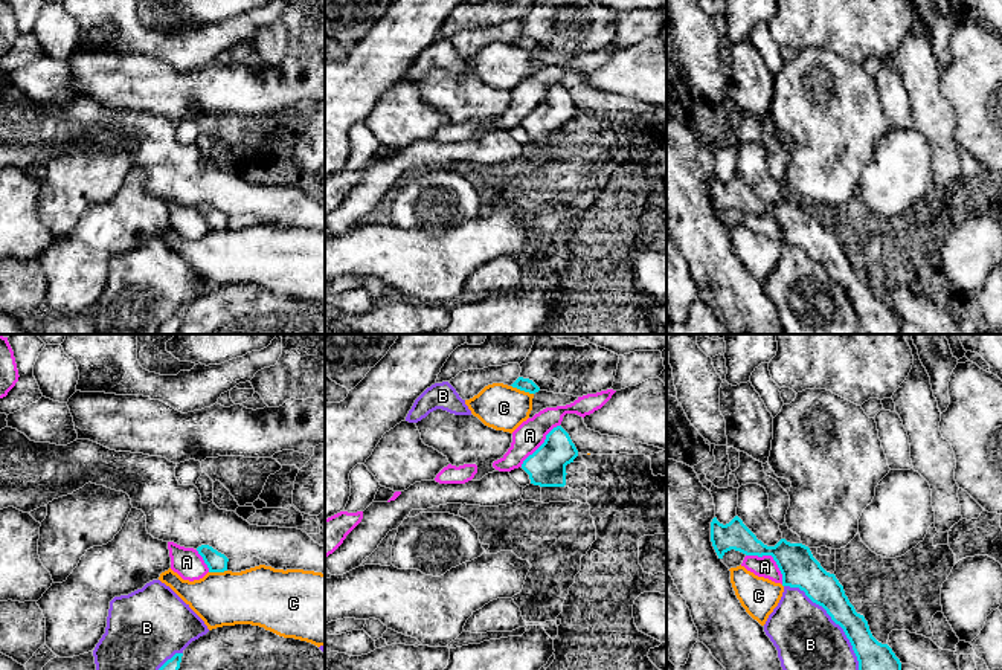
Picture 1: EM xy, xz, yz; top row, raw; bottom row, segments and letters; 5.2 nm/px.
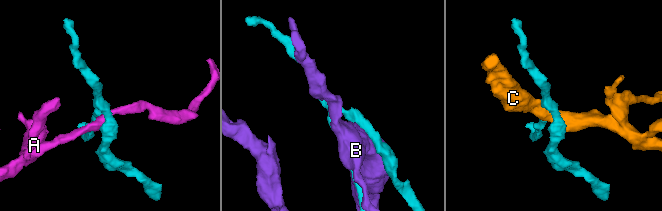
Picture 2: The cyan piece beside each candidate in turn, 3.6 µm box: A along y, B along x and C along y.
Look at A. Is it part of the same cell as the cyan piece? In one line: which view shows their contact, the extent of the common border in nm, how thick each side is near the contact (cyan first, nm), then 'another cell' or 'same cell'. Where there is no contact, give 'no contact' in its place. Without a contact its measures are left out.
contact in yz; length 260 nm; calibres 190 and 110 nm; another cell

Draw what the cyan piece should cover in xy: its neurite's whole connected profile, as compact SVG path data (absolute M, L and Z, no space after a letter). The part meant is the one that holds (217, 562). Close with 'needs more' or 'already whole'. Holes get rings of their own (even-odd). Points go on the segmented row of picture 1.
M201 545L197 548L198 554L203 557L204 563L209 568L209 572L224 572L227 571L227 562L229 559L214 549L209 545Z; already whole

